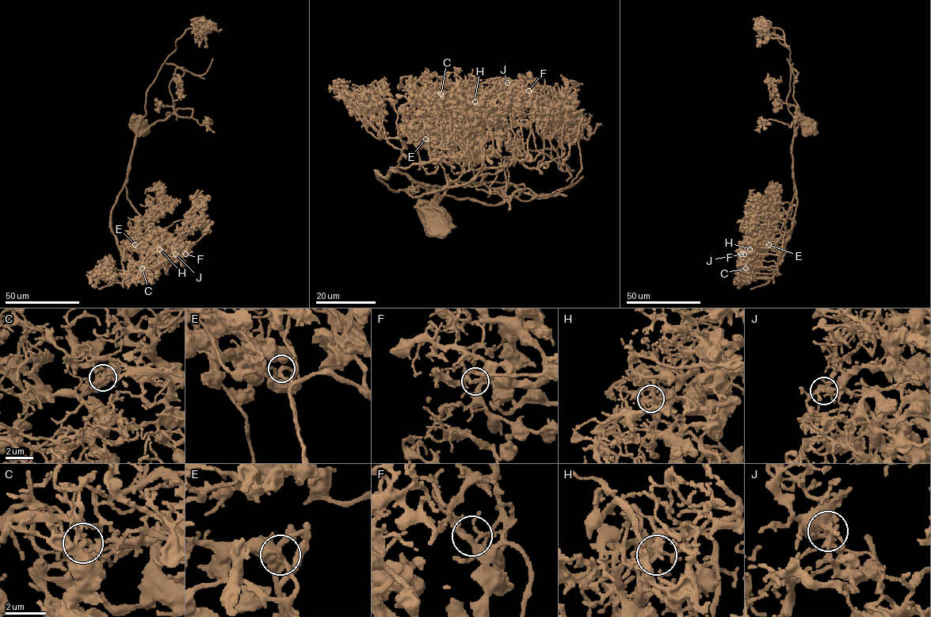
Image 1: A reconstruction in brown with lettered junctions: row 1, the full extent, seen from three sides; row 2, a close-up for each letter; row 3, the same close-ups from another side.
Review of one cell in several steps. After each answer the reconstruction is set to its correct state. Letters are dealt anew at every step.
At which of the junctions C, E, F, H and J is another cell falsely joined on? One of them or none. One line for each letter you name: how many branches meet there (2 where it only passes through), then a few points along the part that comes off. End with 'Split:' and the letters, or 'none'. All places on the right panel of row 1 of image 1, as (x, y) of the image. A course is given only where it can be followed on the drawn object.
Split: none

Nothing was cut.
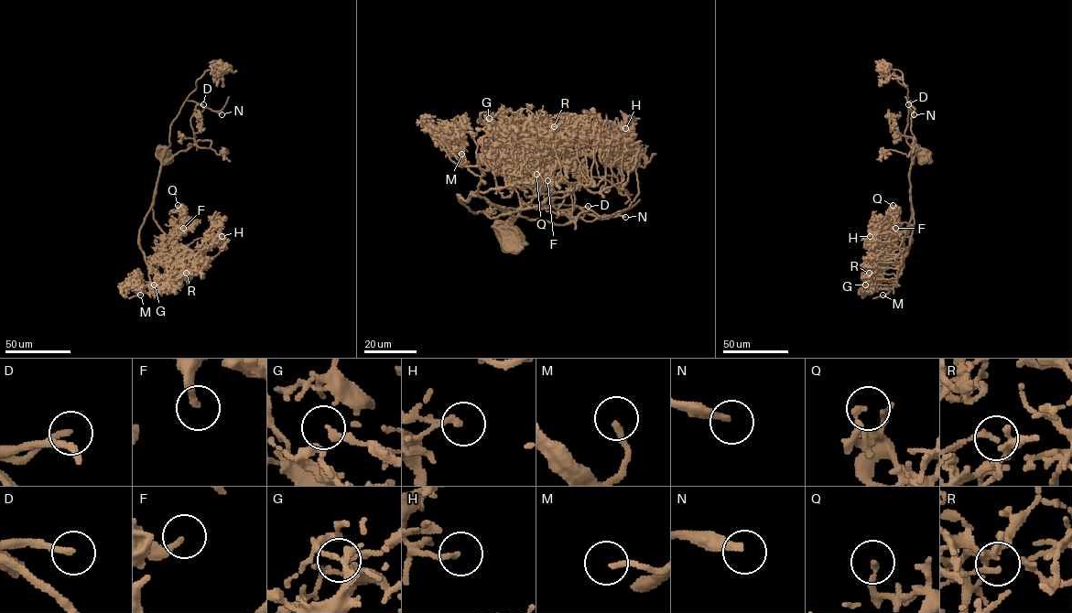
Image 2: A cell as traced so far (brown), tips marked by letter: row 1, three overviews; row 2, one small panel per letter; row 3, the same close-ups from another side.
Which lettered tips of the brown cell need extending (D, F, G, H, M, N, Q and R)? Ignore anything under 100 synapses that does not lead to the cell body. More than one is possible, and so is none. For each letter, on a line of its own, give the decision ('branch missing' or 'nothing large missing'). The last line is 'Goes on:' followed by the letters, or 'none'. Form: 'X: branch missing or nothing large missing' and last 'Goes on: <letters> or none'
D: branch missing
F: nothing large missing
G: nothing large missing
H: nothing large missing
M: branch missing
N: branch missing
Q: nothing large missing
R: nothing large missing
Goes on: D, M, N

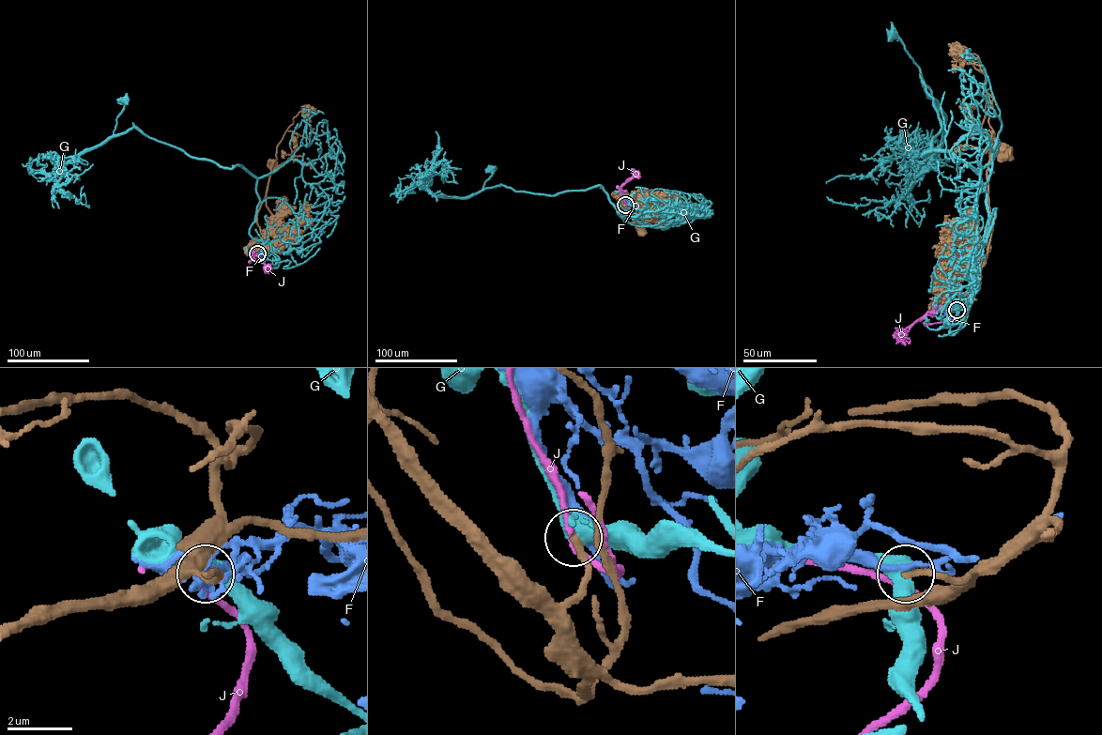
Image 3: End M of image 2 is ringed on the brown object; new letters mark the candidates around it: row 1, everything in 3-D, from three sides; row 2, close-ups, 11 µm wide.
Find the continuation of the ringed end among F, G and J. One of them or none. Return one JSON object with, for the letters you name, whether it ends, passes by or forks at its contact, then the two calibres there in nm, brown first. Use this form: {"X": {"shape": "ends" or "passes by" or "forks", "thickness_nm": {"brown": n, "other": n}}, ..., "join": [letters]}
{"join": []}

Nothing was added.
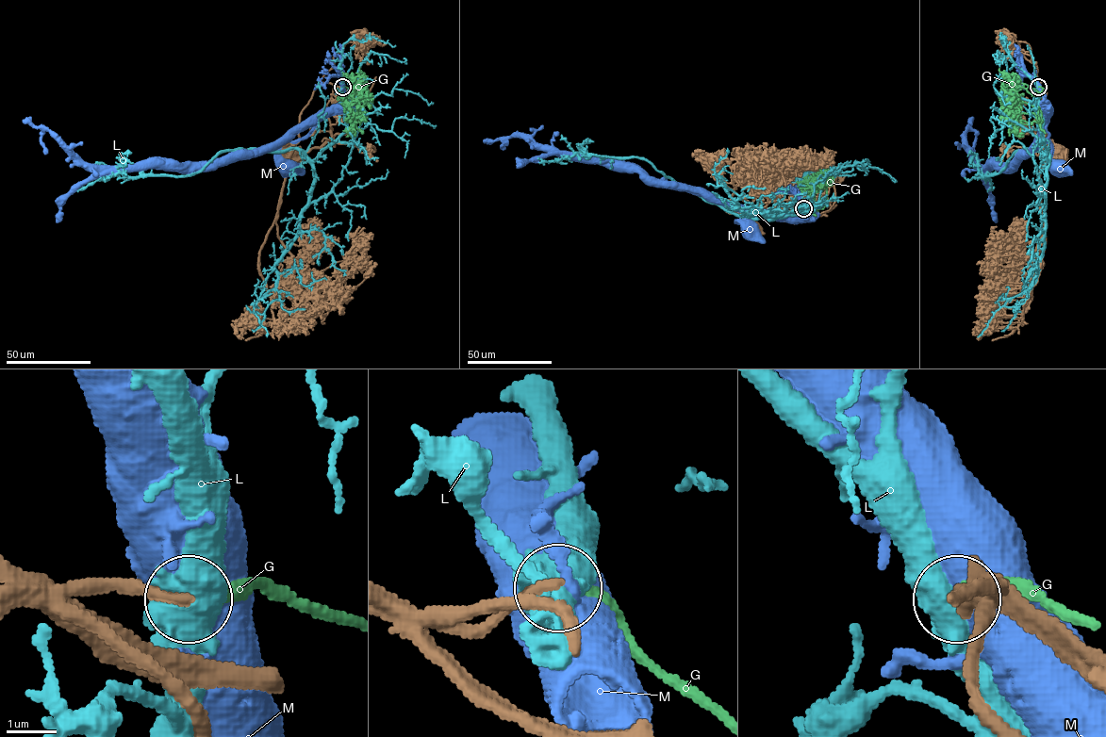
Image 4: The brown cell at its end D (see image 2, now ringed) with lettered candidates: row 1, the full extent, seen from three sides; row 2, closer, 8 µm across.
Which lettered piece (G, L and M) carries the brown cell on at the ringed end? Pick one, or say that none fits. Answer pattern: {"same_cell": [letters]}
{"same_cell": ["G"]}

